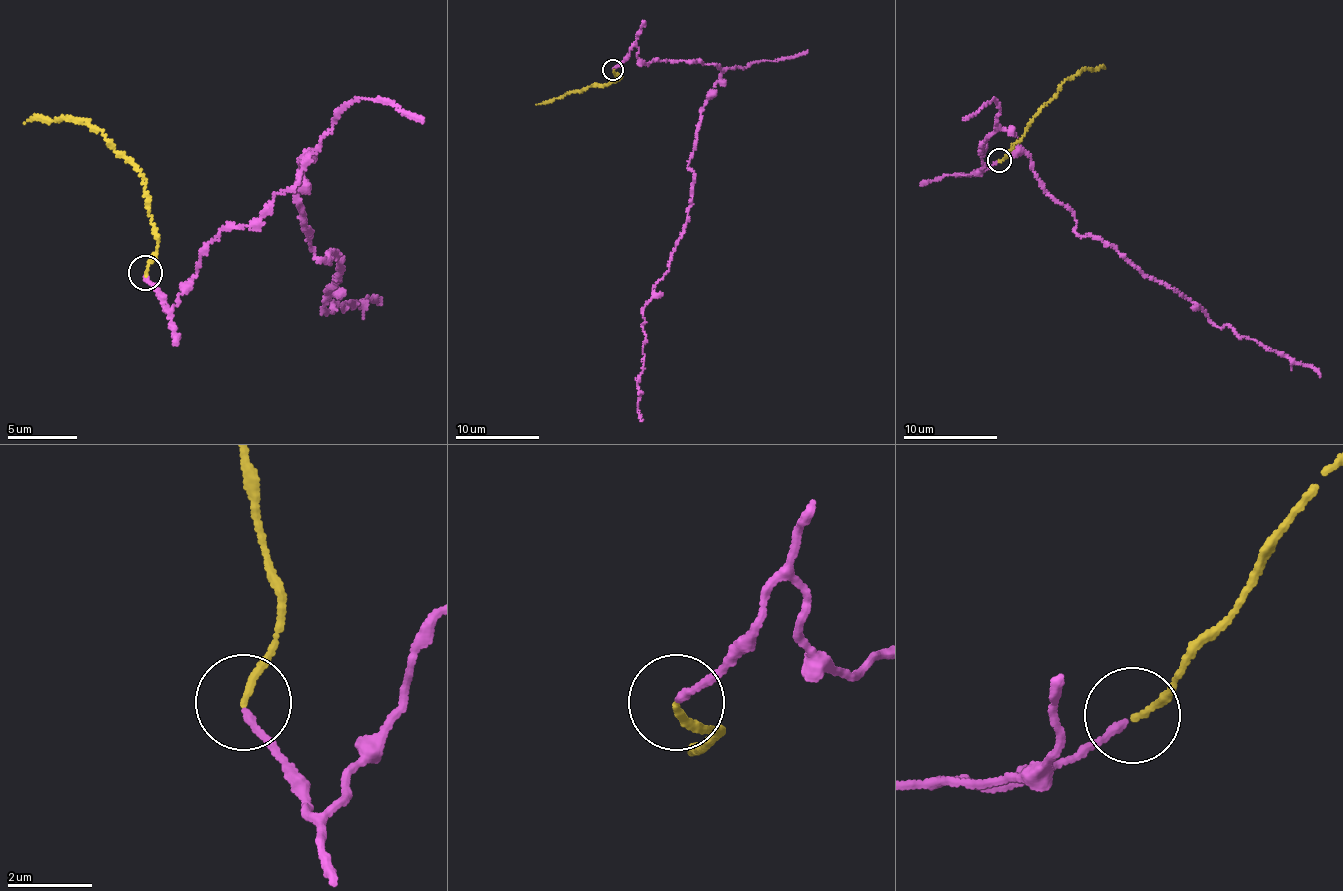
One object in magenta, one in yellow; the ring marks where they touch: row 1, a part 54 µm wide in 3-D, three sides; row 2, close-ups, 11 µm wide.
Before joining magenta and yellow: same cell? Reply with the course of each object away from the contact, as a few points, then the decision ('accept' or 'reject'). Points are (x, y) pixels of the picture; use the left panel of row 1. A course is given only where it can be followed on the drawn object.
magenta runs (146, 275), (178, 304), (204, 248), (253, 223), (307, 159), (297, 205), (344, 270), (327, 312), (381, 304); yellow runs (146, 272), (158, 235), (148, 215), (145, 184), (129, 159), (107, 144), (100, 129), (64, 118), (24, 123); accept

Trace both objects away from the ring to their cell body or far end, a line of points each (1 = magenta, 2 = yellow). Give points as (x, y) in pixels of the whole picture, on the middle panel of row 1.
1: (613, 70), (634, 46), (645, 64), (689, 60), (721, 71), (689, 161), (684, 233), (643, 313), (642, 421)
2: (614, 69), (622, 75), (607, 84), (594, 84), (536, 104)

